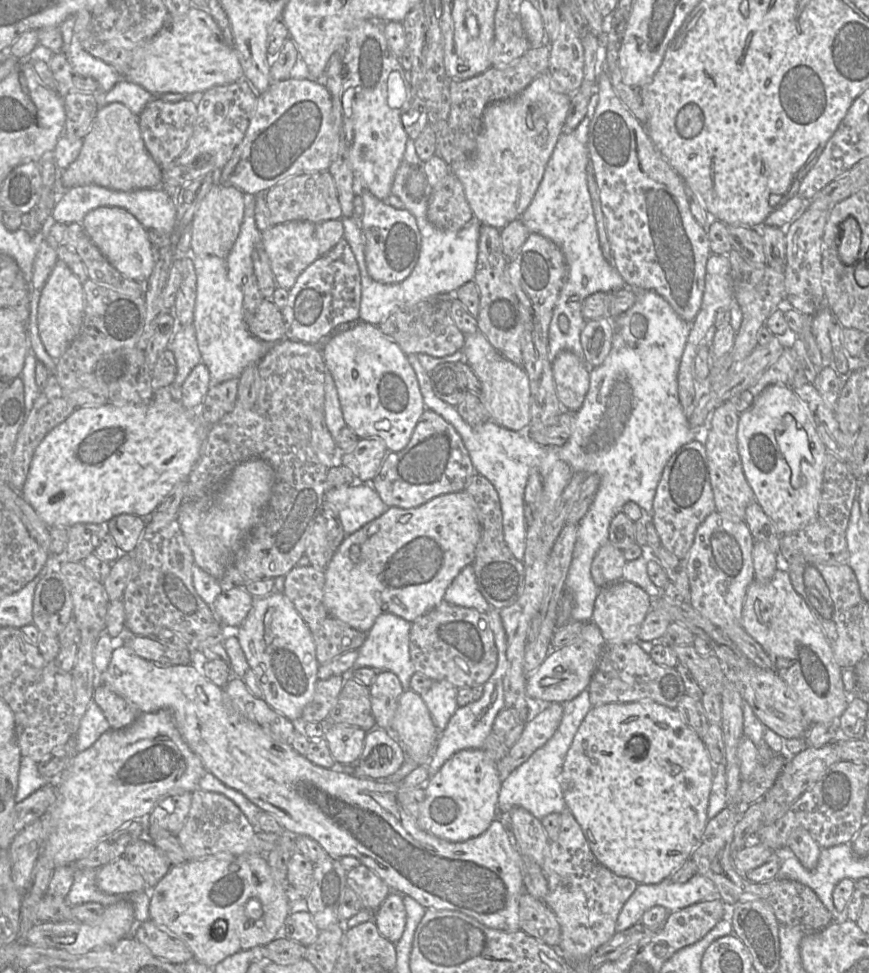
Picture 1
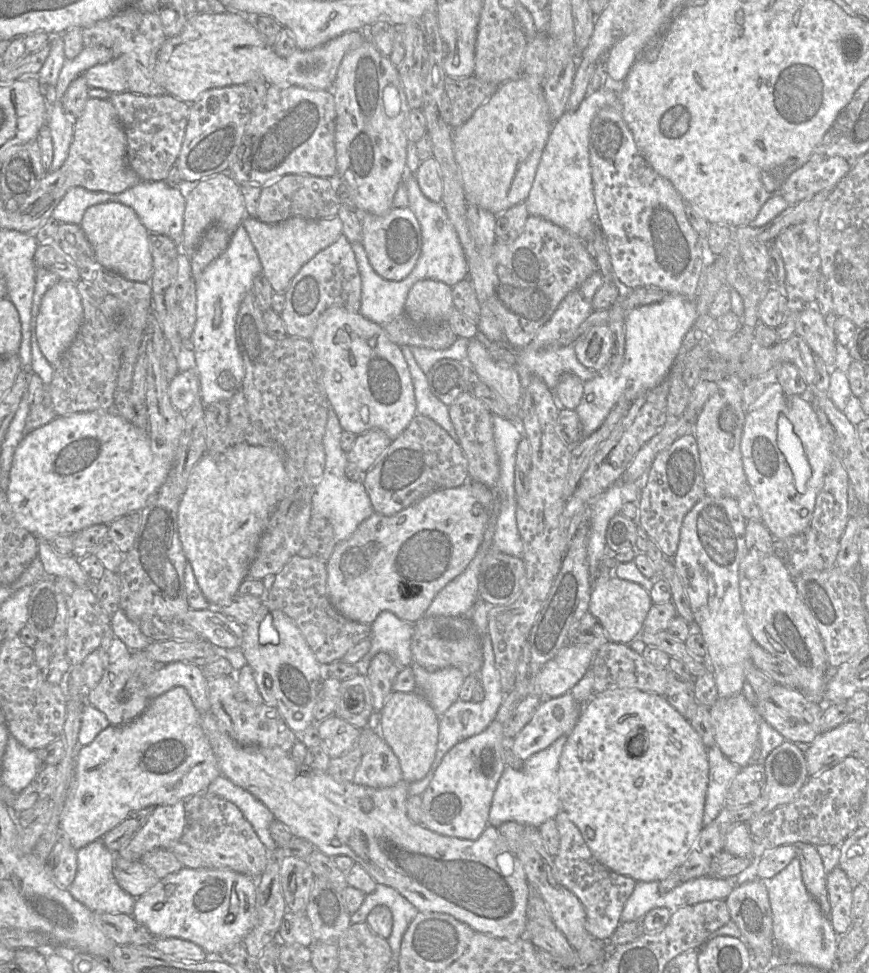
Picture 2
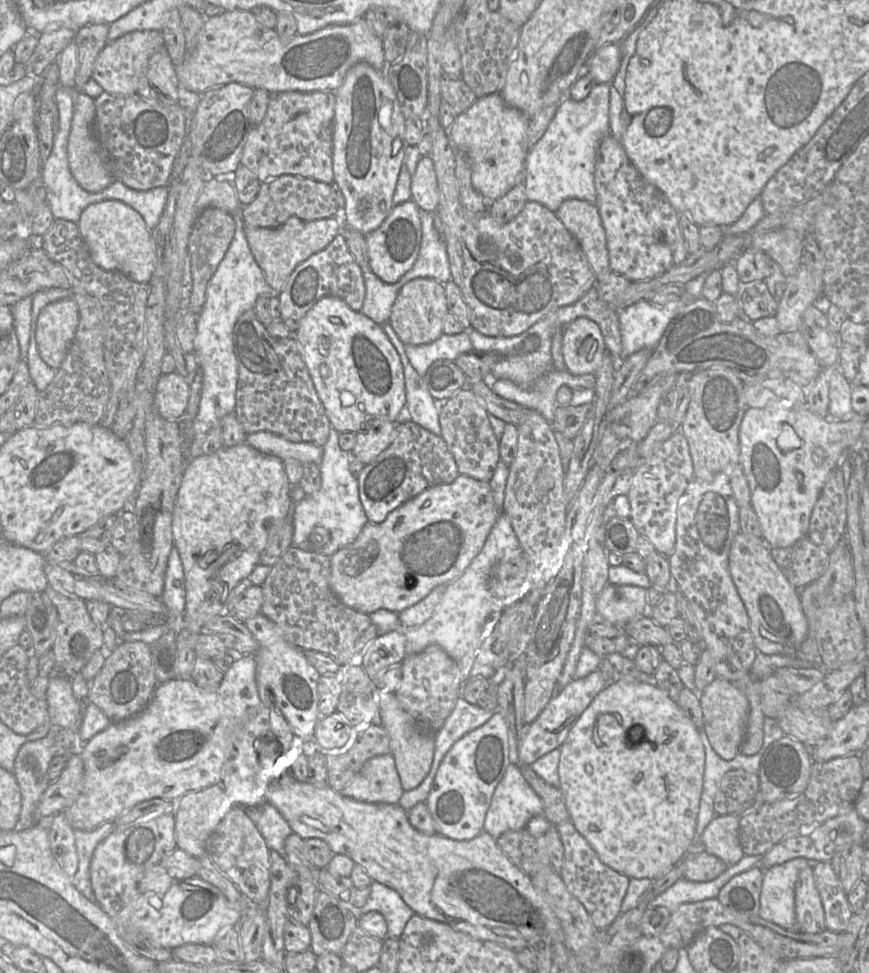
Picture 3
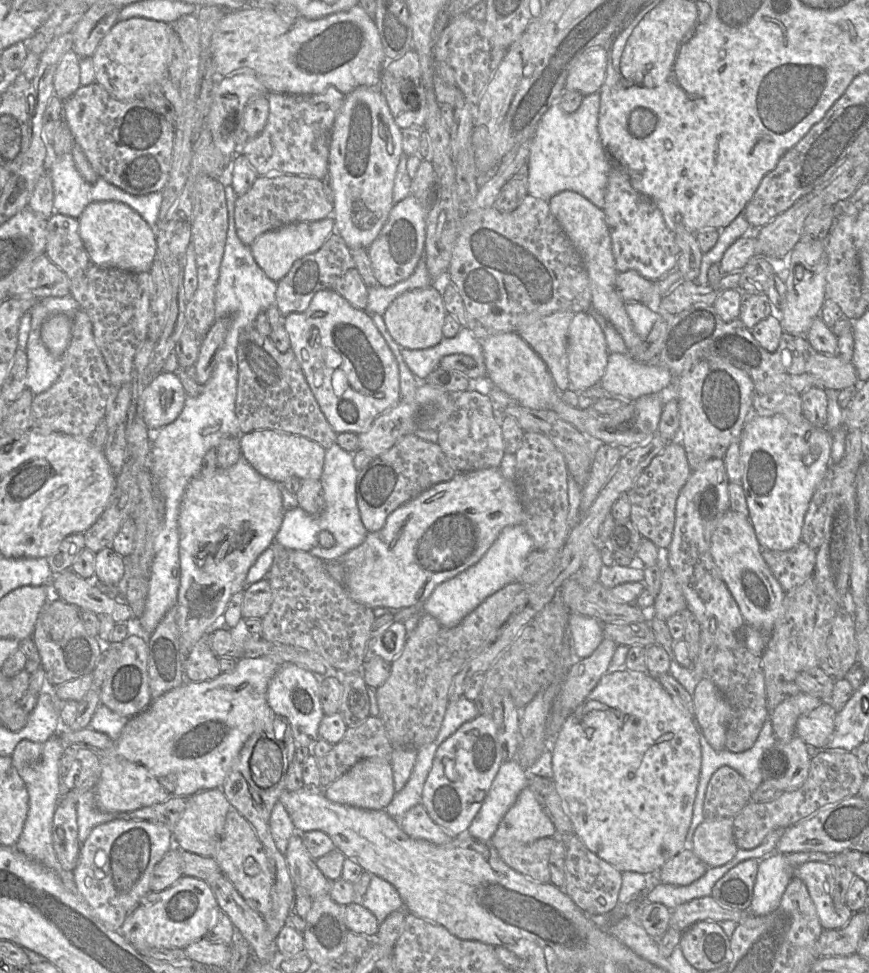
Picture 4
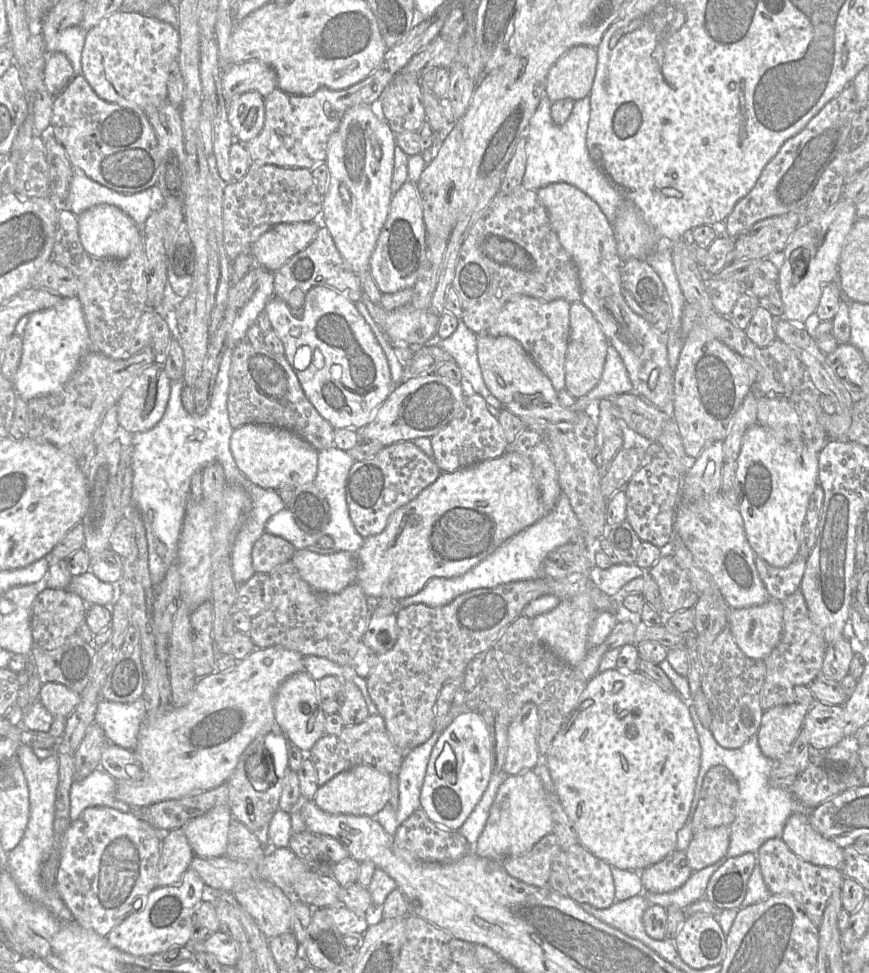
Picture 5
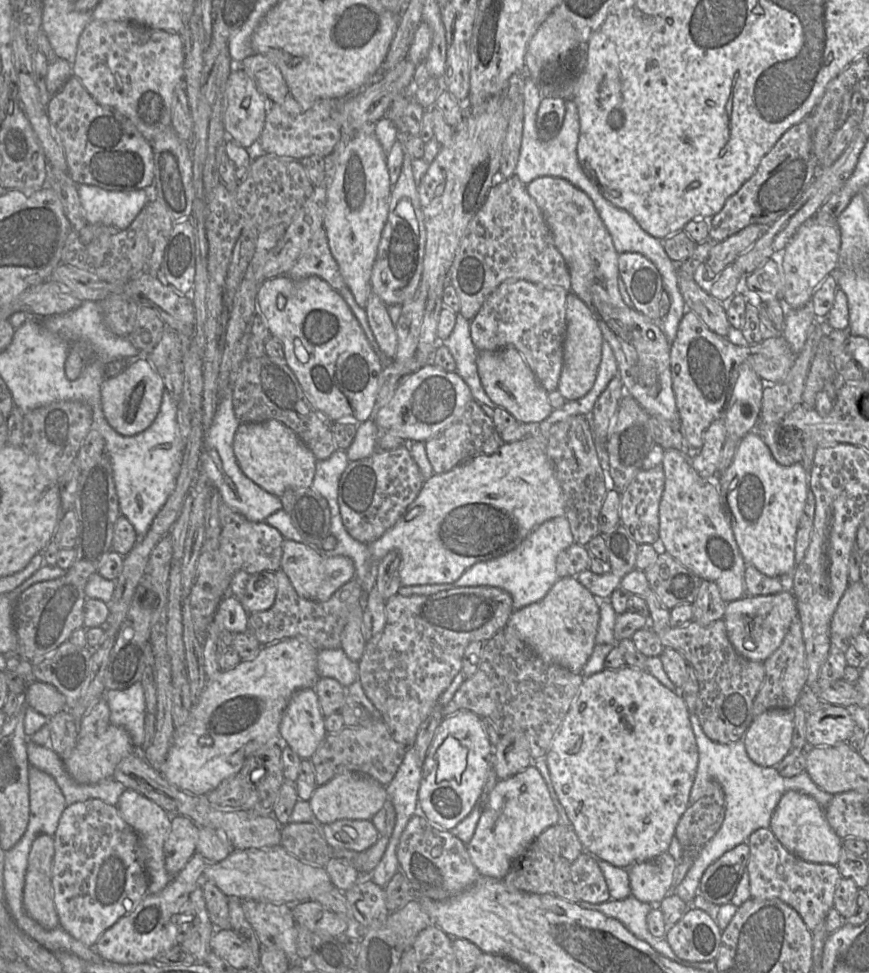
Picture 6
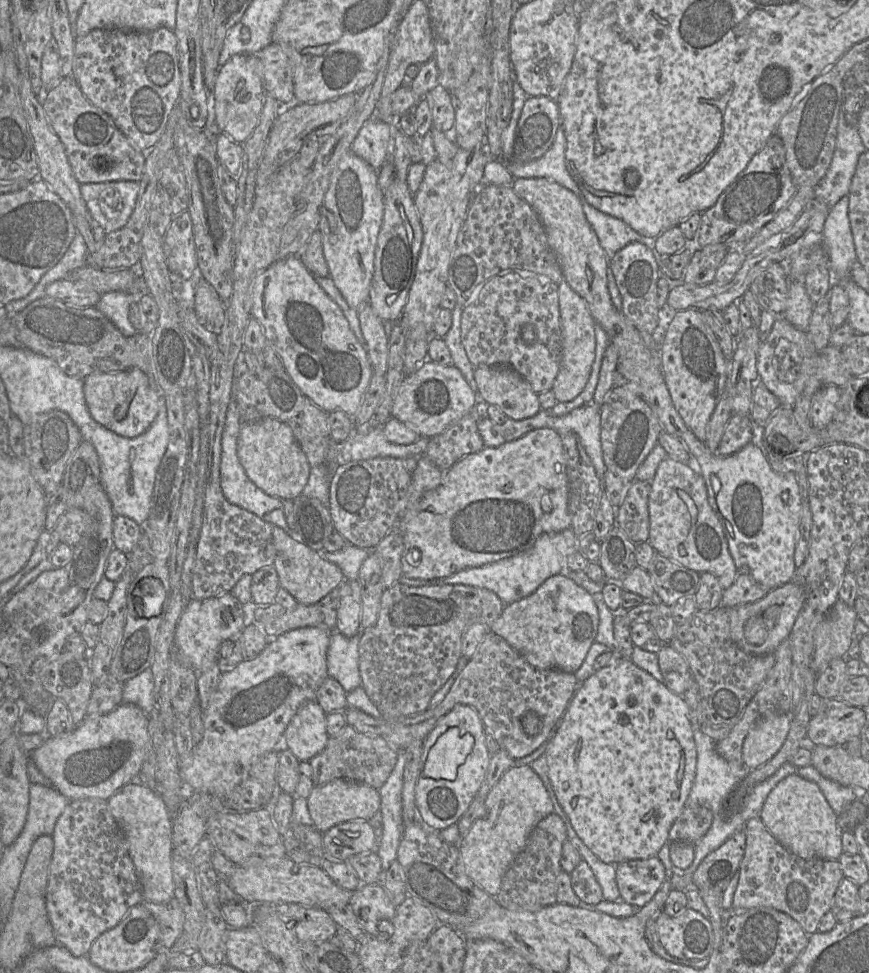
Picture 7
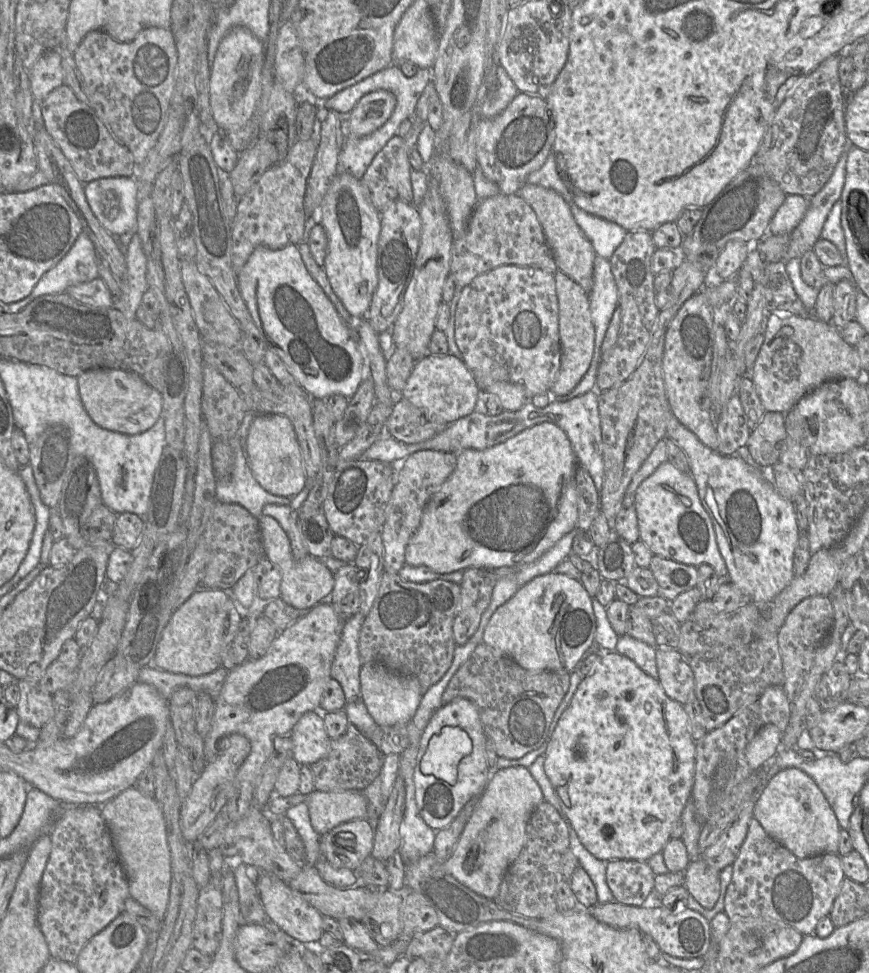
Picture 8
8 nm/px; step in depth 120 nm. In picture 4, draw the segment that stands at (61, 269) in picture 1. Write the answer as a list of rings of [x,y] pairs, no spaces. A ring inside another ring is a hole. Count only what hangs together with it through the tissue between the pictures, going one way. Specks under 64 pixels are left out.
[[[57,314],[47,319],[41,328],[41,339],[48,351],[63,358],[72,339],[73,319],[65,314]]]

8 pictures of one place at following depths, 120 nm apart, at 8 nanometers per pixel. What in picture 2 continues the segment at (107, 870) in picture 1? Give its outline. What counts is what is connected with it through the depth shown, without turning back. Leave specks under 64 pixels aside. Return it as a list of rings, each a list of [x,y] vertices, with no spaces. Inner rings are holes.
[[[115,858],[112,873],[118,886],[134,898],[142,896],[160,880],[140,861],[129,862],[122,858]]]

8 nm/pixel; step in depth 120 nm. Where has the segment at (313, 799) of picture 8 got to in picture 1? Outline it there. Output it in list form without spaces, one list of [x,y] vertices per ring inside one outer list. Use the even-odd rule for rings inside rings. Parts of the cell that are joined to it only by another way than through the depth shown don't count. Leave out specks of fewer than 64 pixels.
[[[374,727],[366,733],[363,751],[353,773],[373,780],[385,780],[401,767],[405,757],[401,743],[390,730]]]

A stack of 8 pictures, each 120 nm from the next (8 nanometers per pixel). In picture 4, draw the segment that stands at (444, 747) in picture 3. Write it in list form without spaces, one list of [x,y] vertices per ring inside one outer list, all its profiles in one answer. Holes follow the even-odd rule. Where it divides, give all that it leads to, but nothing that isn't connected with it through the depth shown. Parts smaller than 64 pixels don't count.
[[[460,697],[448,703],[440,731],[435,739],[436,748],[451,736],[461,725],[479,715],[474,701]]]

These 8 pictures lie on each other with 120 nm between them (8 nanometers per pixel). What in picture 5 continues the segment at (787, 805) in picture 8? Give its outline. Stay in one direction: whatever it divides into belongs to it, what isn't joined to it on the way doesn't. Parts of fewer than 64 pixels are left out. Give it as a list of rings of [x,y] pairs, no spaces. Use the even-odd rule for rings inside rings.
[[[794,813],[787,819],[781,839],[806,862],[840,870],[843,867],[843,849],[819,834],[804,814]]]

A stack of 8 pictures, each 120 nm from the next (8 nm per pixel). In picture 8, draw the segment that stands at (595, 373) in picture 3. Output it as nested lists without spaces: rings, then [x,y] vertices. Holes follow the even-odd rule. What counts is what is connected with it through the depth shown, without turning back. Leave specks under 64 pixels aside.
[[[558,270],[554,276],[559,308],[561,366],[550,393],[554,396],[562,396],[570,393],[579,384],[590,367],[594,352],[595,329],[591,319],[588,294],[562,271]]]

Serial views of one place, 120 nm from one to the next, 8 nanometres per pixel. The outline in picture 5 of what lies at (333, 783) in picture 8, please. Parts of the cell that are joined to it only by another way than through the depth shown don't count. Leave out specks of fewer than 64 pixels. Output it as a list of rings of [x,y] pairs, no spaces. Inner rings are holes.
[[[369,715],[362,723],[347,726],[339,734],[324,734],[307,753],[317,773],[317,784],[322,786],[339,773],[359,765],[367,765],[376,770],[397,776],[403,756],[392,742],[381,715]]]

